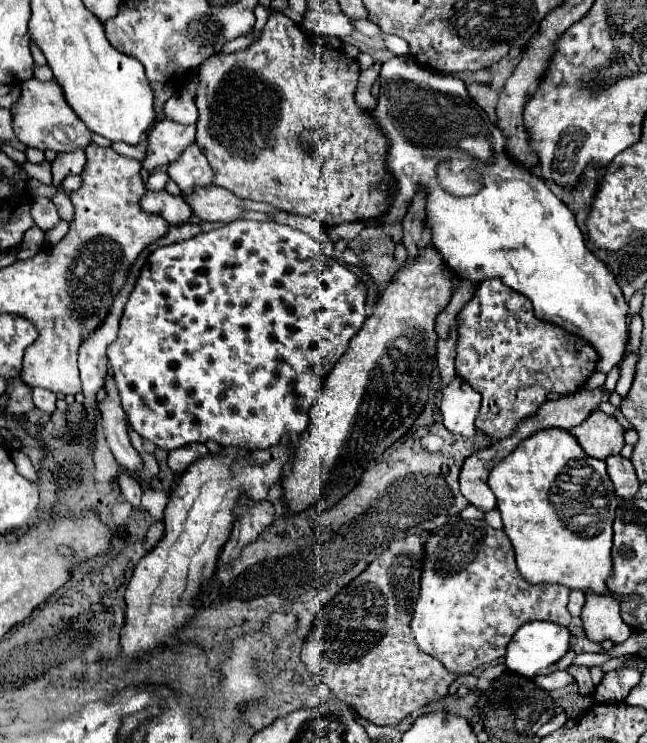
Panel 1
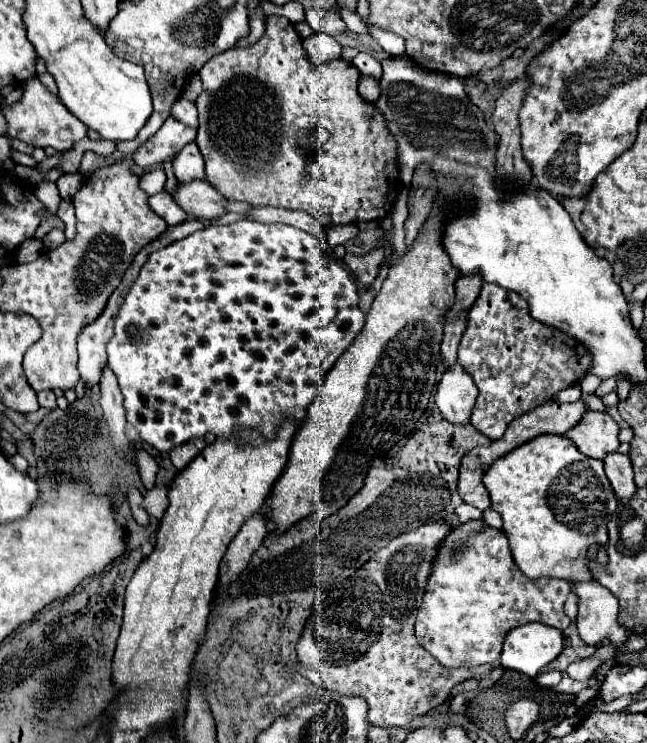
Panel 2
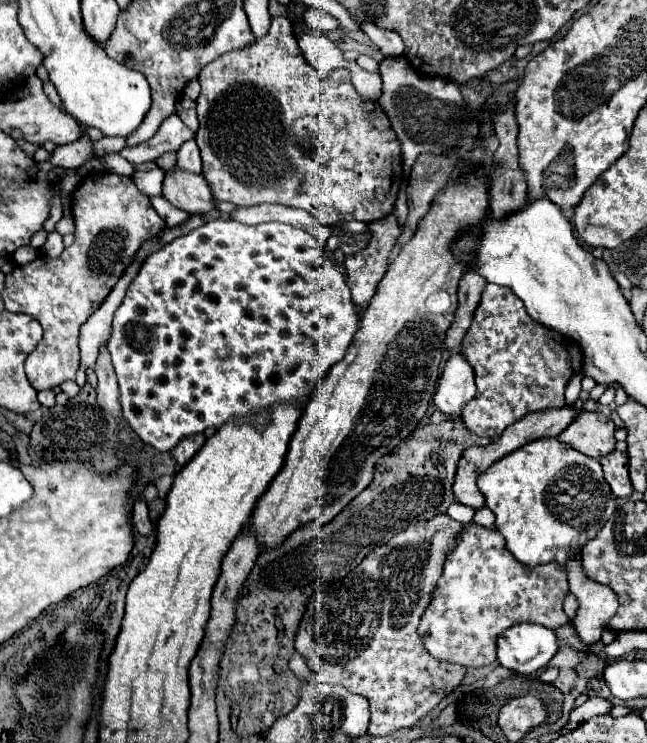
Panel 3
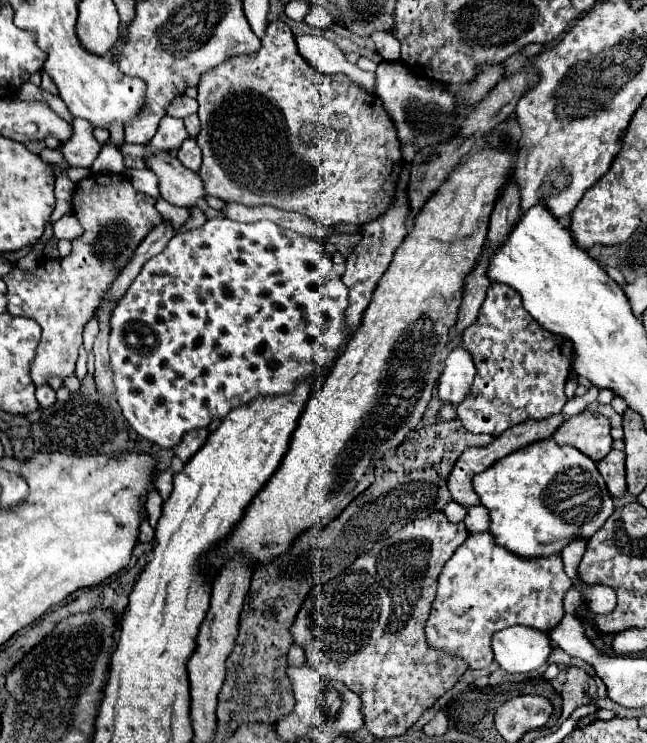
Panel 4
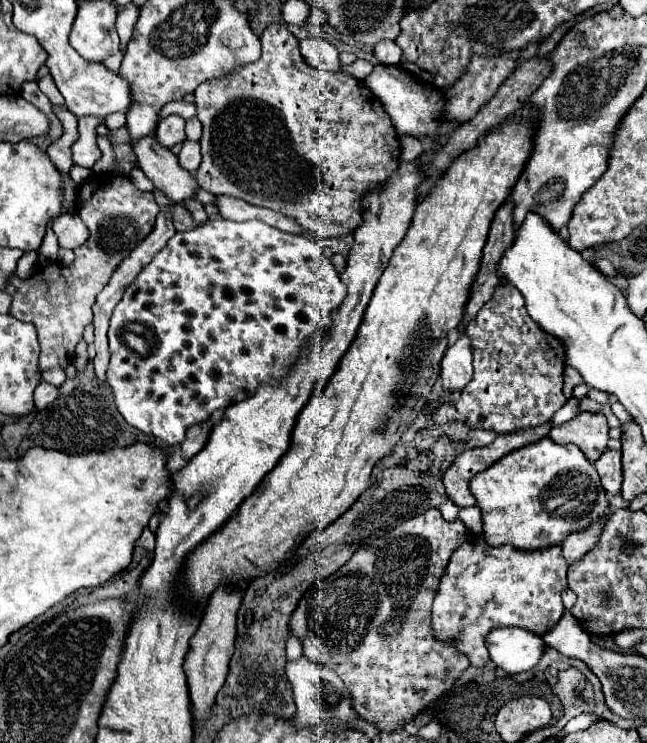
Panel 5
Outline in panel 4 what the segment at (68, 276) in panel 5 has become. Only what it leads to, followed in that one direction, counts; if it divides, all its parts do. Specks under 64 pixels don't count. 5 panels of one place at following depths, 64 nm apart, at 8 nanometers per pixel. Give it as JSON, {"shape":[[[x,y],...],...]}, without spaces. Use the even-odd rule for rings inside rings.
{"shape":[[[92,174],[76,184],[72,212],[84,228],[66,258],[40,262],[34,270],[12,268],[2,280],[8,286],[8,312],[28,316],[42,326],[42,340],[30,364],[34,386],[48,384],[50,378],[68,378],[74,374],[78,348],[82,346],[82,328],[94,316],[110,284],[128,264],[138,244],[152,232],[162,216],[154,208],[154,198],[138,192],[124,174]]]}

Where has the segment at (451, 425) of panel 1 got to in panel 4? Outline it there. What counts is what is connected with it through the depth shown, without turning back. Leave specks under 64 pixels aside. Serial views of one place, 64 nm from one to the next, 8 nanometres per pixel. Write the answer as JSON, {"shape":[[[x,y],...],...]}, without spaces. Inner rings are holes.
{"shape":[[[456,348],[448,354],[444,362],[444,372],[438,382],[438,396],[442,404],[460,404],[474,382],[476,370],[472,364],[472,358],[468,358],[468,352],[464,348]]]}

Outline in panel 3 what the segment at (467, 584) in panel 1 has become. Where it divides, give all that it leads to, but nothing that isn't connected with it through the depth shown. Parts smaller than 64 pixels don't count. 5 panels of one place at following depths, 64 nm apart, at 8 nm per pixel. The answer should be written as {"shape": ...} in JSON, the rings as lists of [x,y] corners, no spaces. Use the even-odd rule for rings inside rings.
{"shape":[[[470,522],[456,536],[454,548],[446,554],[442,576],[436,582],[432,600],[426,606],[426,610],[420,618],[420,626],[418,626],[418,636],[422,638],[424,648],[436,660],[460,664],[466,668],[488,666],[496,660],[498,636],[504,630],[508,630],[510,626],[522,624],[522,622],[532,622],[532,624],[542,624],[546,628],[556,630],[570,622],[562,610],[562,602],[568,594],[566,572],[562,568],[556,568],[554,564],[536,568],[536,572],[528,572],[528,568],[524,568],[522,564],[516,564],[516,558],[502,544],[498,544],[500,535],[494,528],[486,528],[476,522]]]}

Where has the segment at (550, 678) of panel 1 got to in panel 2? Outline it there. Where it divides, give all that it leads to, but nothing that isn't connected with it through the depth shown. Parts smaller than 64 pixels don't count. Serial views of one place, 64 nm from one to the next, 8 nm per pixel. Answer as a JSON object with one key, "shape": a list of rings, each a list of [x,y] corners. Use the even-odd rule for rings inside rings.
{"shape":[[[550,670],[543,674],[540,674],[536,678],[536,683],[545,688],[555,687],[562,680],[562,673],[558,670]]]}

